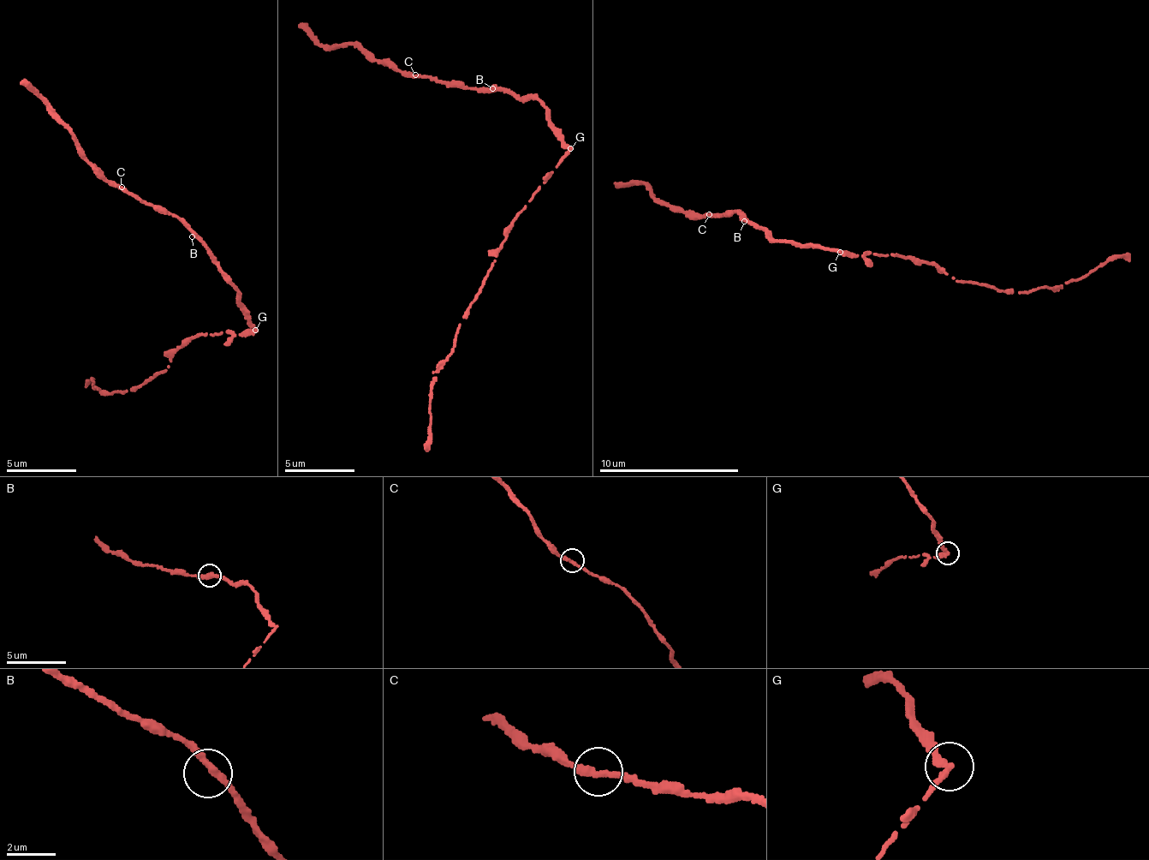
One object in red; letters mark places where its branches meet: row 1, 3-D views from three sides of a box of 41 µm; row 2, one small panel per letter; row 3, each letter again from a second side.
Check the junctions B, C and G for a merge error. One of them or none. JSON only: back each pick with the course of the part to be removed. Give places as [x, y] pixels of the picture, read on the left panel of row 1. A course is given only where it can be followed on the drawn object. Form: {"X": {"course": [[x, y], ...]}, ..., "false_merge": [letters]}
{"G": {"course": [[256, 329], [241, 337], [193, 337], [180, 347], [163, 372], [125, 391], [111, 395], [96, 389], [86, 379]]}, "false_merge": ["G"]}

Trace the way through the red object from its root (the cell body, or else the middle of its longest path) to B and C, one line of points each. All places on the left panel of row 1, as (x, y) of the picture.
B: (247, 322), (237, 290), (221, 273), (195, 236), (192, 236)
C: (247, 322), (237, 290), (178, 217), (171, 217), (169, 212), (154, 212), (122, 187)

